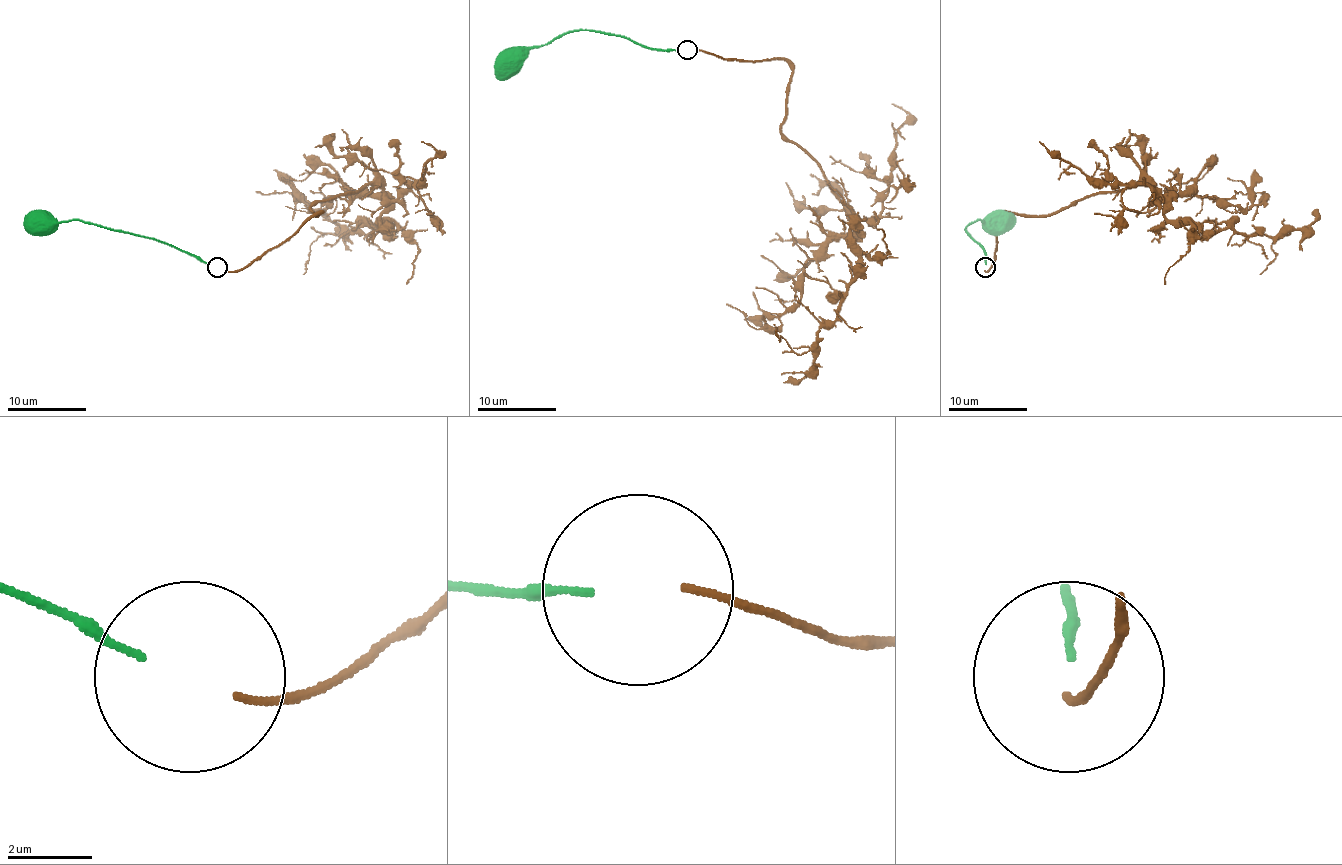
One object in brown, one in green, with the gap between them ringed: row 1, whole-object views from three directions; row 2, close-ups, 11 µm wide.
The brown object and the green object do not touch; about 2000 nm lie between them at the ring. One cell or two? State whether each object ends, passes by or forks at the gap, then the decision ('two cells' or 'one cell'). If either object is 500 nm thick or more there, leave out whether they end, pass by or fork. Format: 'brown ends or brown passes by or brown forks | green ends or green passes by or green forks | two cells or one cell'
brown ends | green ends | one cell

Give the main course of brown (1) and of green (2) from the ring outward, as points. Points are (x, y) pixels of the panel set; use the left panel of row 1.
1: (225, 270), (288, 241), (321, 213), (319, 200), (376, 184), (388, 227), (327, 233), (303, 274)
2: (209, 265), (150, 237), (73, 219), (45, 221), (36, 225)

